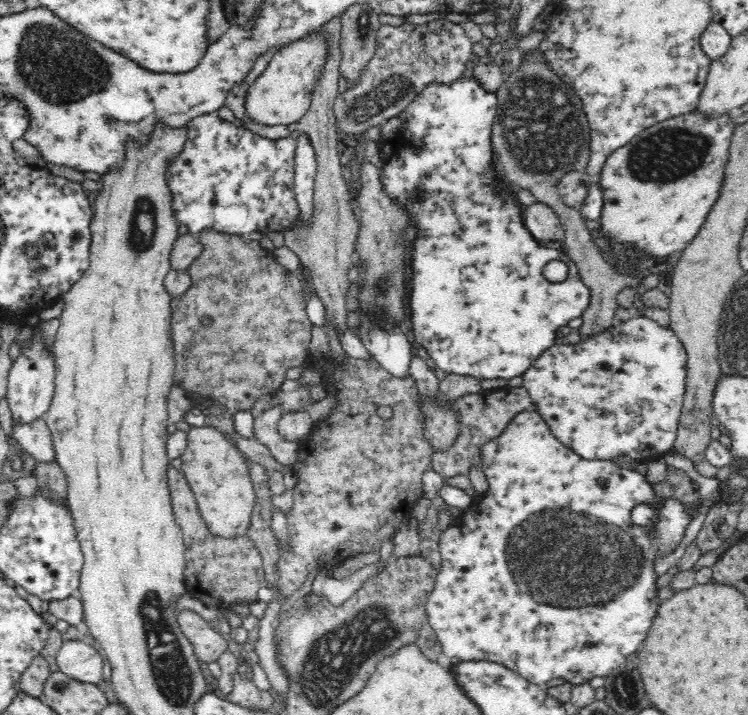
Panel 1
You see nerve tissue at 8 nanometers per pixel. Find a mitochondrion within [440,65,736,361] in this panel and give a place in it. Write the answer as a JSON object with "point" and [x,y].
{"point":[544,131]}

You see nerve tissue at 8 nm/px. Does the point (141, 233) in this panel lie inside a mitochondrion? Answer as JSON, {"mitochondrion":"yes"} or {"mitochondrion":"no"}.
{"mitochondrion":"yes"}

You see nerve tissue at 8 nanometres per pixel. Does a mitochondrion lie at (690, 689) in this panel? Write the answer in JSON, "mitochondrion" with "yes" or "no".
{"mitochondrion":"no"}

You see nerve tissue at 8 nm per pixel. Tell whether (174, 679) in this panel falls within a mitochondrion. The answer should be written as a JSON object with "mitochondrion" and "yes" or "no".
{"mitochondrion":"yes"}

